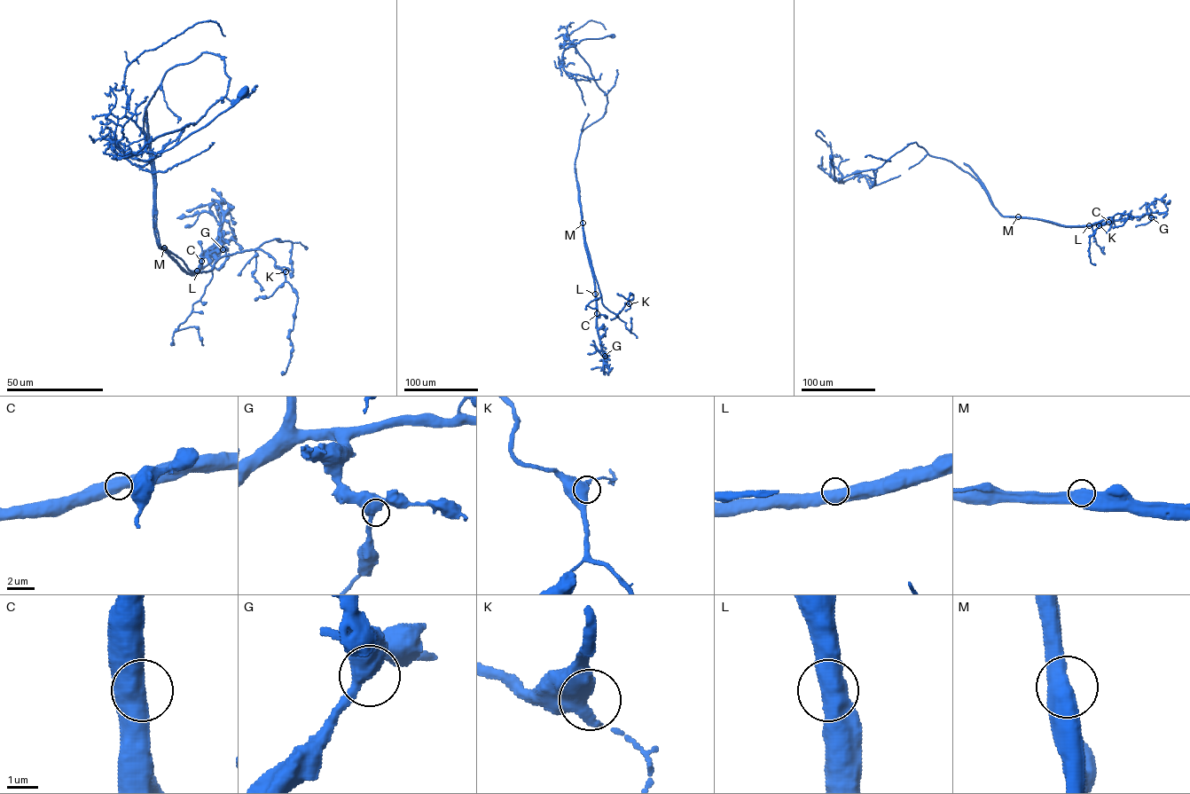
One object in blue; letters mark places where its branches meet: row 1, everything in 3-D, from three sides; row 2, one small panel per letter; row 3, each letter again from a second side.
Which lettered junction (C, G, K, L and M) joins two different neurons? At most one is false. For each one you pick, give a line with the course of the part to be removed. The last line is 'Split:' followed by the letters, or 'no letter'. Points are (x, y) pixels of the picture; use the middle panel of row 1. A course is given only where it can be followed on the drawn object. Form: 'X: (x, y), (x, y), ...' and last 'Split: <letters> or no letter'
M: (583, 223), (575, 167), (580, 137), (602, 116), (607, 102), (567, 36), (589, 20), (606, 29)
Split: M

